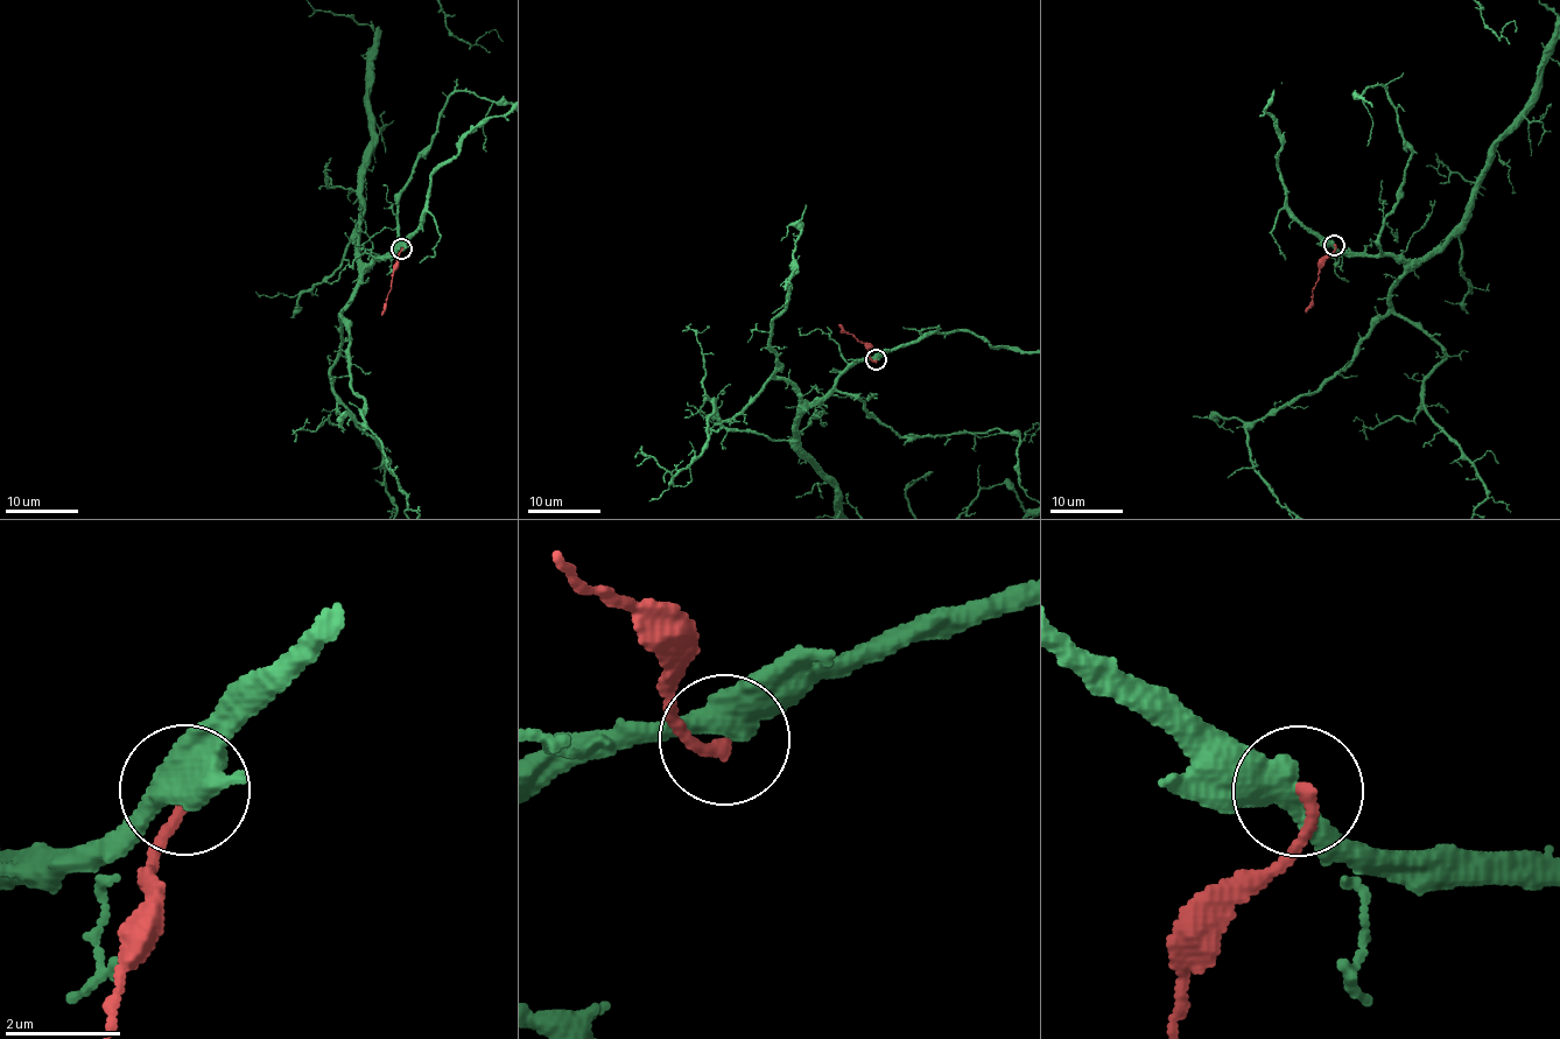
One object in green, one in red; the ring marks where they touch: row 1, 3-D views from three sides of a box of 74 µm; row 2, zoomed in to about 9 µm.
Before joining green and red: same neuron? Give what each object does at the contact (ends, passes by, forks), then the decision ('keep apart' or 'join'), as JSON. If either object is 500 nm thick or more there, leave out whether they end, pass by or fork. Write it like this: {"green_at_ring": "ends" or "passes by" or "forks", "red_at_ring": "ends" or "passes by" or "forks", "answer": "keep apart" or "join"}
{"green_at_ring": "passes by", "red_at_ring": "ends", "answer": "keep apart"}

